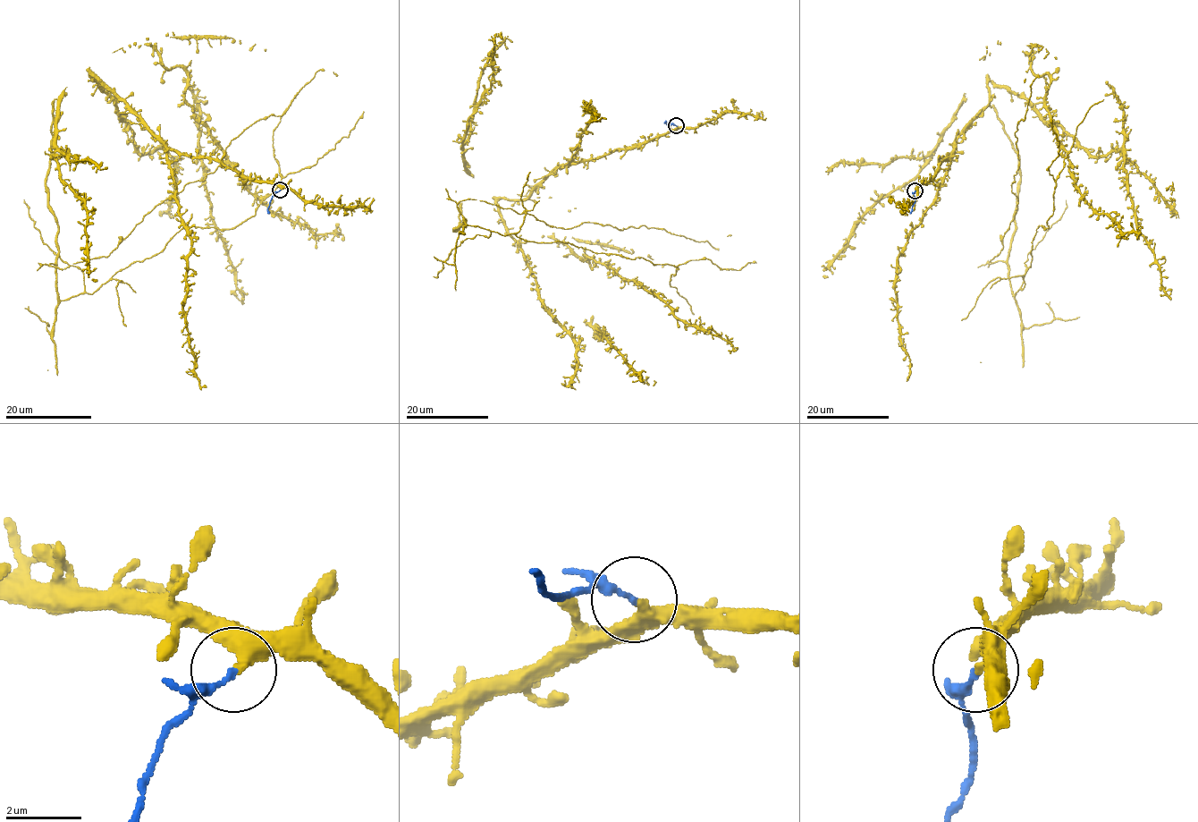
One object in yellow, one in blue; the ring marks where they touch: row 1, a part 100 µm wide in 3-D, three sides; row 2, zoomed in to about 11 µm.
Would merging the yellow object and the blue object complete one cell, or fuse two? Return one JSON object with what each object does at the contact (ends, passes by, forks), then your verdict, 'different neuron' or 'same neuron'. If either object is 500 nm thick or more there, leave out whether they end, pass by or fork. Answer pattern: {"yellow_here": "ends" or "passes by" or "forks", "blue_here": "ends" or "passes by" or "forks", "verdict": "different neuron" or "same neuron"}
{"yellow_here": "ends", "blue_here": "ends", "verdict": "different neuron"}

